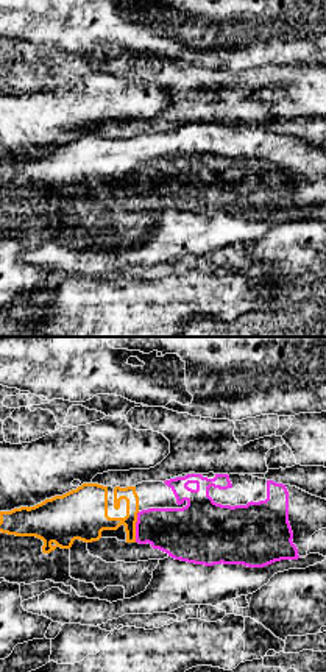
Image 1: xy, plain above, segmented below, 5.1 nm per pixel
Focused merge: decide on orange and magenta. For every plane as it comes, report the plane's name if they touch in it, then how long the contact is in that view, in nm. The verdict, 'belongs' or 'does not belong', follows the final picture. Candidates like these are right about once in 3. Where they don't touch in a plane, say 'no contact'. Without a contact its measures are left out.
xy | 160 nm

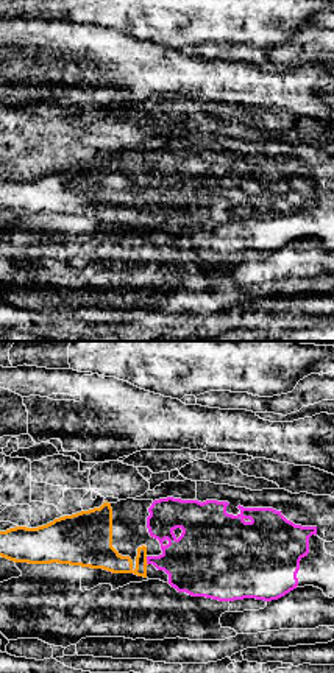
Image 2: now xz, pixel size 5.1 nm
xz | 50 nm

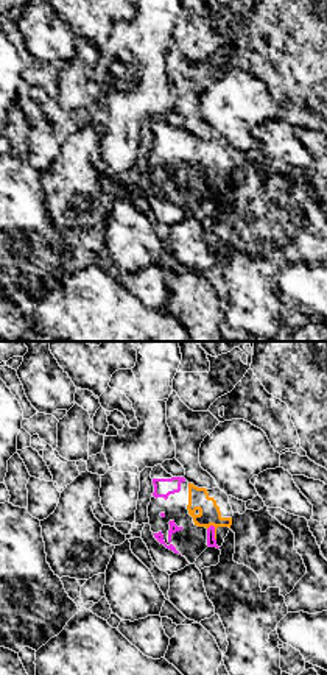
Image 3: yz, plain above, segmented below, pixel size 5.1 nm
yz | 90 nm

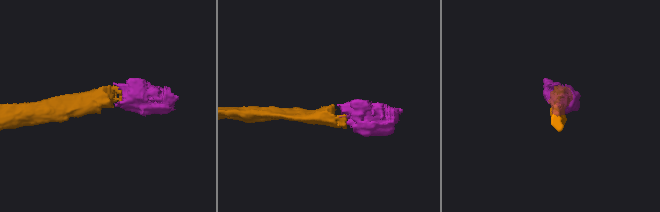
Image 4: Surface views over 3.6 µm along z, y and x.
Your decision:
belongs

